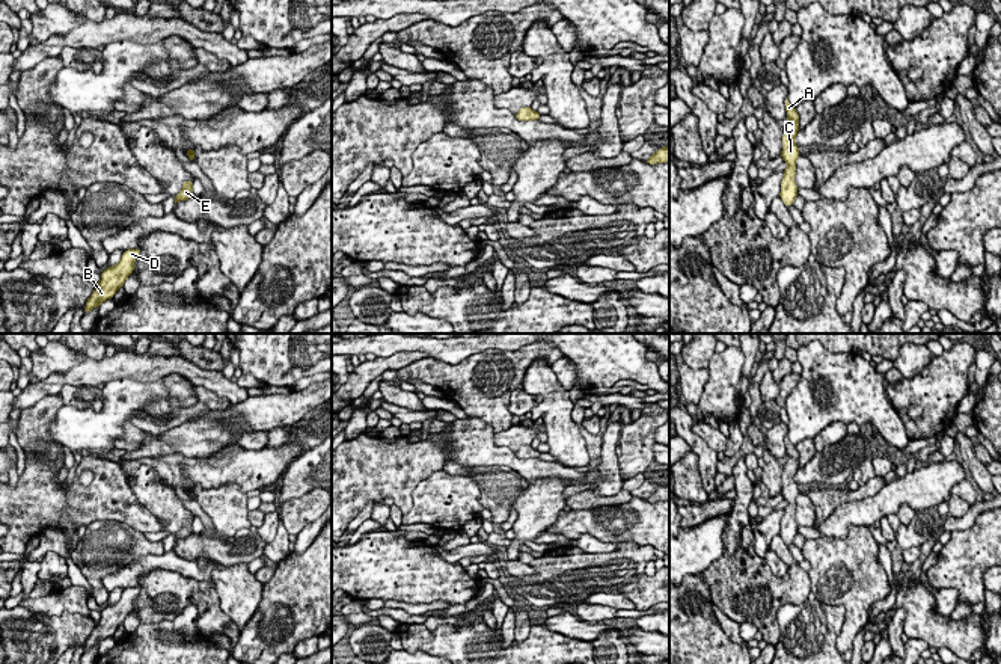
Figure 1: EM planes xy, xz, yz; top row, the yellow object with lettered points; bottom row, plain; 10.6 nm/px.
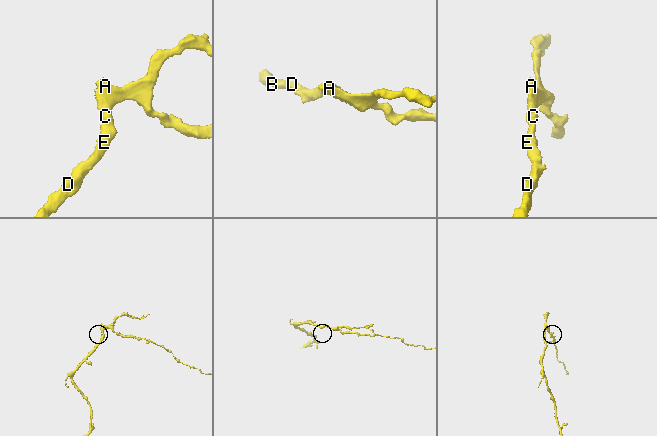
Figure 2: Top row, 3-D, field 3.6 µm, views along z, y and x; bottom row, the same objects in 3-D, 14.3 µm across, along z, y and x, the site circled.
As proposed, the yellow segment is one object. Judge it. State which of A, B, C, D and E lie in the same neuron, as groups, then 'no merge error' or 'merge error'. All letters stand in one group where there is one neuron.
groups A B C D E; no merge error

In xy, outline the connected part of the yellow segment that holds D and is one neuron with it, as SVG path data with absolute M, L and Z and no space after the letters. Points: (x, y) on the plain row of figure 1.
M140 587L124 589L121 599L107 605L99 614L101 619L95 623L92 634L87 637L84 652L99 644L104 638L112 637L124 623L128 614L134 610L134 599L139 596Z

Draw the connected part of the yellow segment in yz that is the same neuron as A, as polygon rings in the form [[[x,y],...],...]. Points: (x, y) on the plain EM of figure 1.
[[[785,436],[785,450],[788,459],[784,465],[781,495],[787,501],[787,507],[784,509],[784,516],[781,519],[779,534],[784,543],[790,545],[793,543],[794,536],[797,534],[797,524],[794,521],[794,515],[796,515],[796,498],[800,489],[796,484],[796,472],[799,469],[799,453],[796,450],[796,445],[793,445],[787,436]]]

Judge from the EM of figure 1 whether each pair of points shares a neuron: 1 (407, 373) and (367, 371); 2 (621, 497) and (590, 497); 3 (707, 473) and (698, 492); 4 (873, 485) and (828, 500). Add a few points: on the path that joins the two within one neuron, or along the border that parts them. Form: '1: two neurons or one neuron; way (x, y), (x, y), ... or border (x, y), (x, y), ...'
1: two neurons; border (427, 356), (397, 370)
2: one neuron; way (614, 500), (597, 500)
3: two neurons; border (692, 450), (697, 456), (701, 485), (707, 494)
4: one neuron; way (863, 492), (838, 497)

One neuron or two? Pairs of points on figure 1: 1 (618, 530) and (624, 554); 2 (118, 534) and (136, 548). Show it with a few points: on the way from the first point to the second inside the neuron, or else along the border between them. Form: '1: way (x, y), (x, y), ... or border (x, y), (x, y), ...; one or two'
1: border (617, 542), (648, 544), (653, 548); two
2: way (122, 539), (131, 545); one

